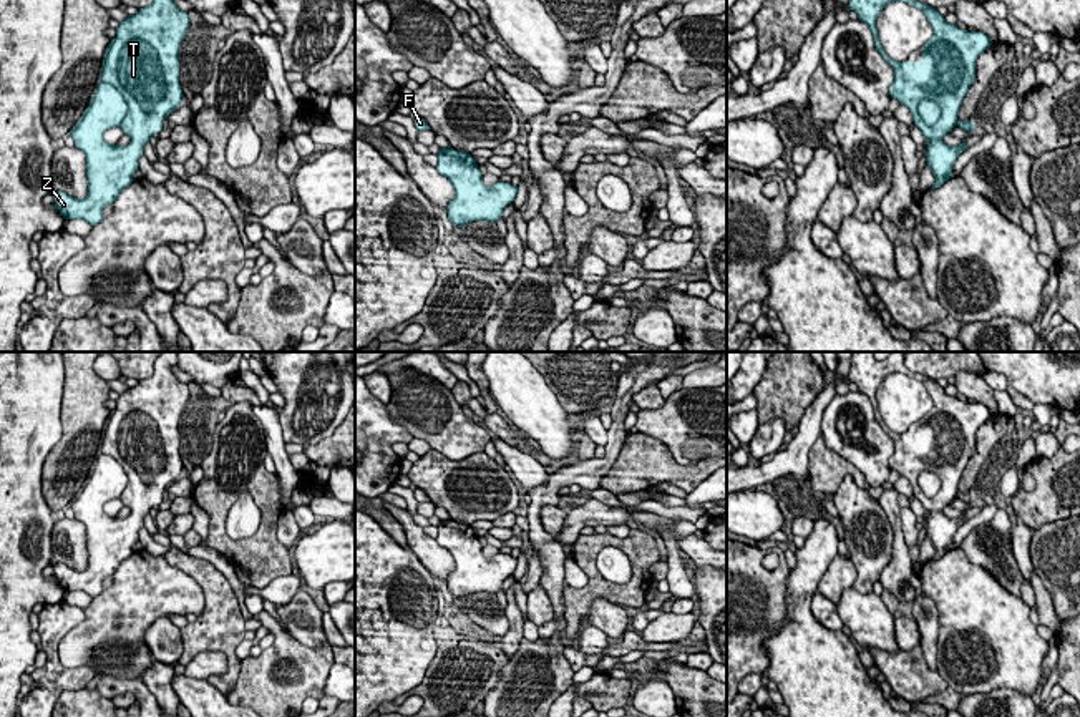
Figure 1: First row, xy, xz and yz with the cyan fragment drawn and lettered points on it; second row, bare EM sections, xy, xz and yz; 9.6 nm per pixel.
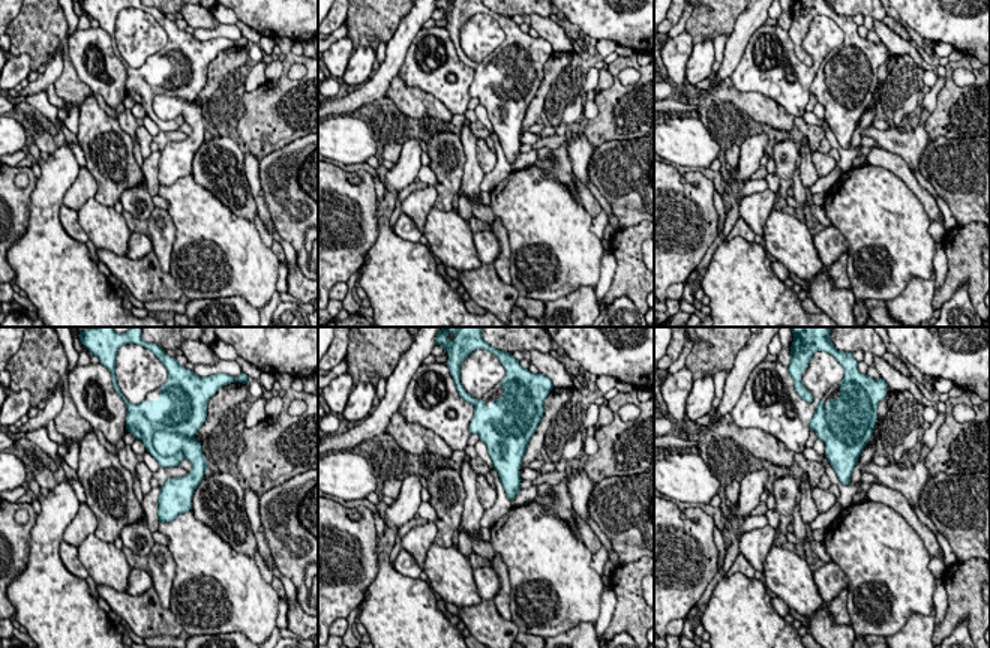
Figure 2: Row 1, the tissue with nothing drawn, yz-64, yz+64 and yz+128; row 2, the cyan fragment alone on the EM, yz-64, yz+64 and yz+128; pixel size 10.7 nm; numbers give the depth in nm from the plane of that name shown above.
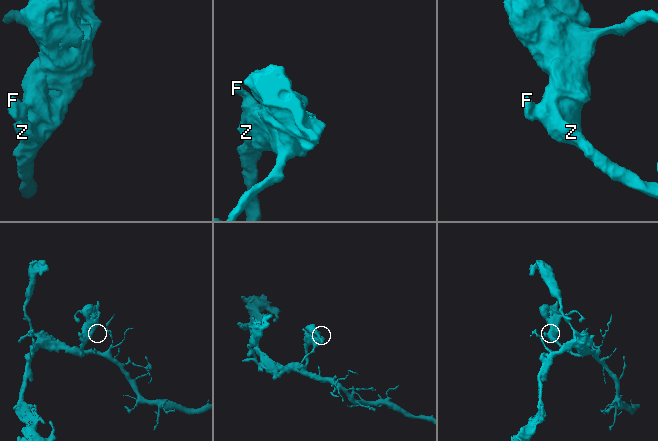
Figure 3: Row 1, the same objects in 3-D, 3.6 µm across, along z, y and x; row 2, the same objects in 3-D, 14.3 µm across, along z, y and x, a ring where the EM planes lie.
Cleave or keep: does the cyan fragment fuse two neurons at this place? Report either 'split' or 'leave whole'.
leave whole

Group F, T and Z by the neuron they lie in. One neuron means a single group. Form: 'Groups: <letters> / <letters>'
Groups: F T Z

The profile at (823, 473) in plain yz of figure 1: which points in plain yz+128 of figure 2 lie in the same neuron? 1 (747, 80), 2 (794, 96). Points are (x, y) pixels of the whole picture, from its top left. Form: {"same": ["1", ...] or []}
{"same": []}

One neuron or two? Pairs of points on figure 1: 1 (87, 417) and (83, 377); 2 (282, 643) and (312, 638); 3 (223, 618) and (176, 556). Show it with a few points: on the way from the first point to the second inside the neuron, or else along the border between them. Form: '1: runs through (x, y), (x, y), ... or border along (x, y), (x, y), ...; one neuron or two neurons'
1: runs through (83, 407), (83, 387); one neuron
2: border along (287, 633), (306, 646), (327, 643); two neurons
3: runs through (219, 601), (218, 591), (193, 566); one neuron

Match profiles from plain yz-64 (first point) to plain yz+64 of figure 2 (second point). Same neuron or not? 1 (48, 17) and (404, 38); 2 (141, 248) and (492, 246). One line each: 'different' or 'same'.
1: different
2: same

